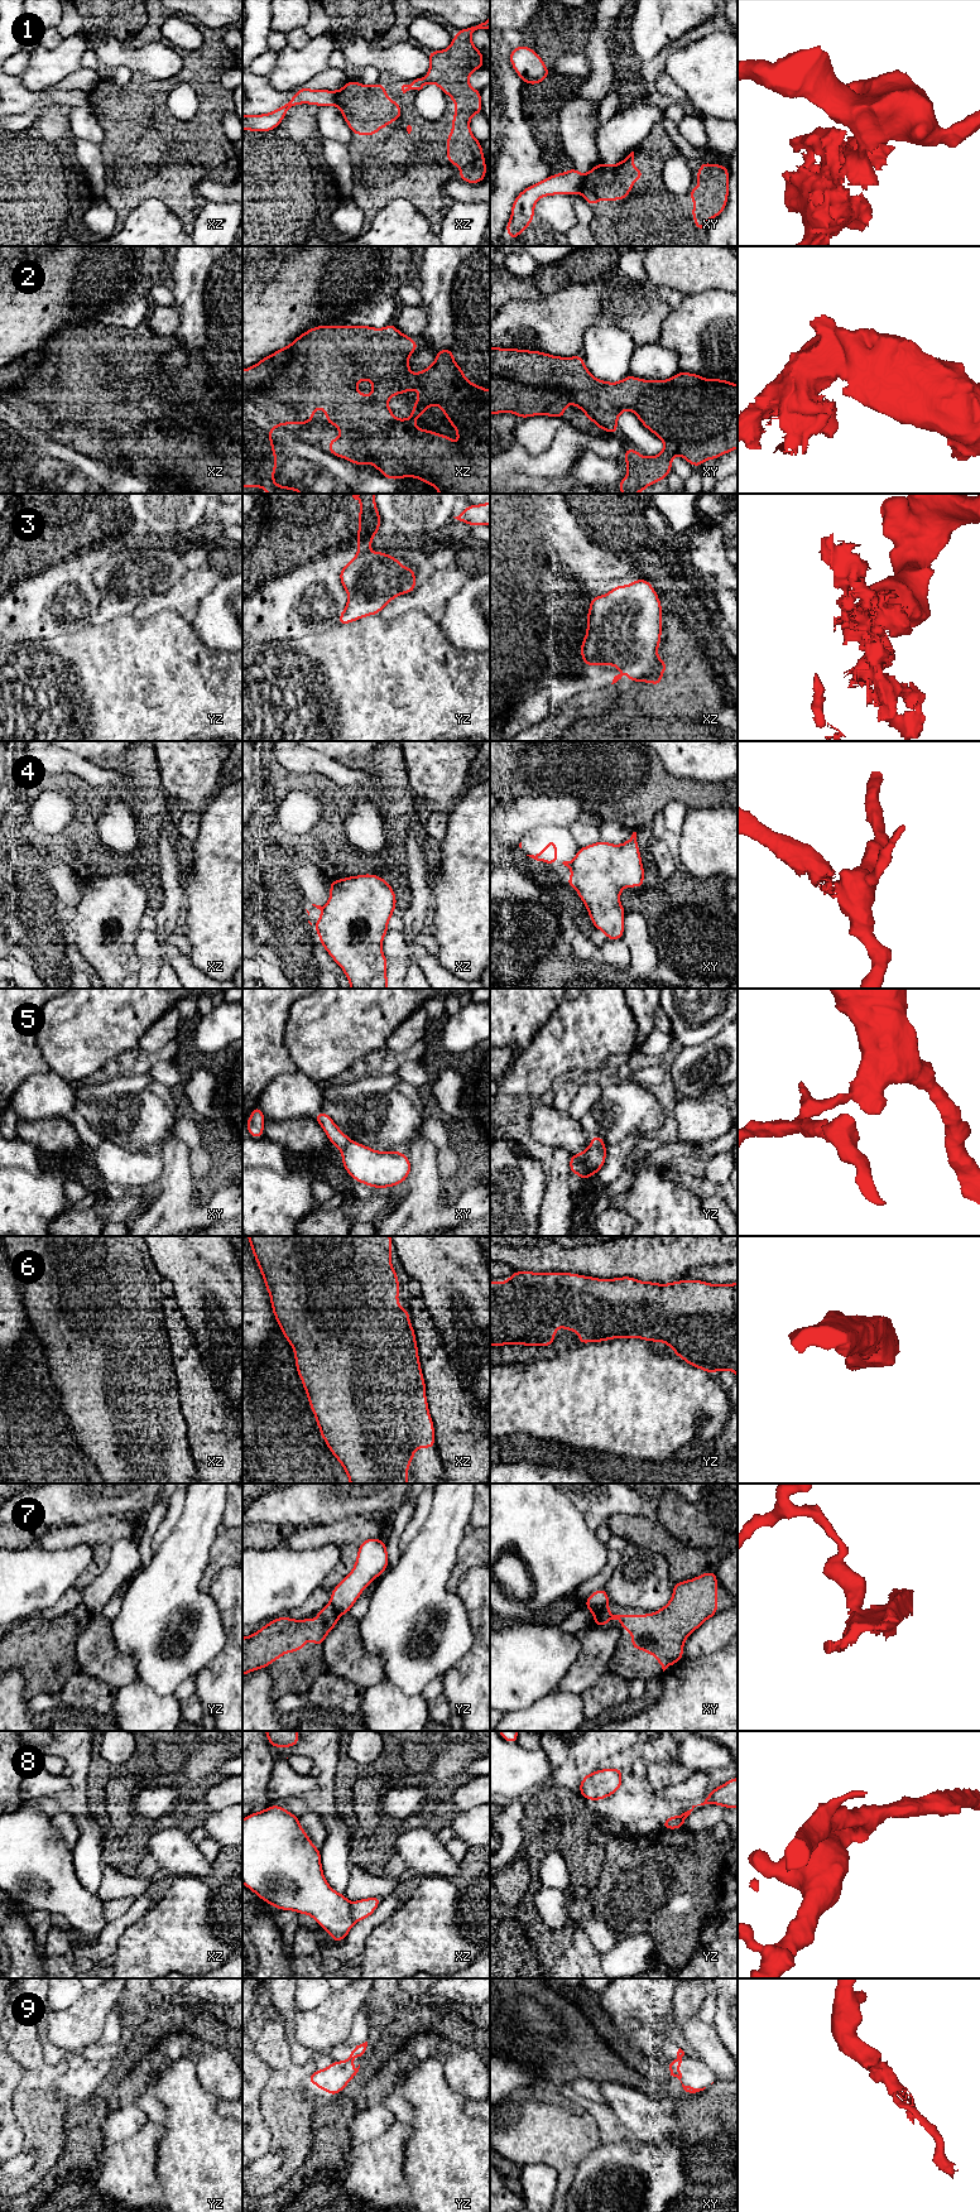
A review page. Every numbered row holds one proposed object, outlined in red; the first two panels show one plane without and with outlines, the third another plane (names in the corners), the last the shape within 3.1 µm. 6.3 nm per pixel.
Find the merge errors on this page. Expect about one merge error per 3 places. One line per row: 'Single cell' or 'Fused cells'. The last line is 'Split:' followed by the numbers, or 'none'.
1: Fused cells
2: Single cell
3: Single cell
4: Fused cells
5: Fused cells
6: Single cell
7: Fused cells
8: Fused cells
9: Fused cells
Split: 1, 4, 5, 7, 8, 9

